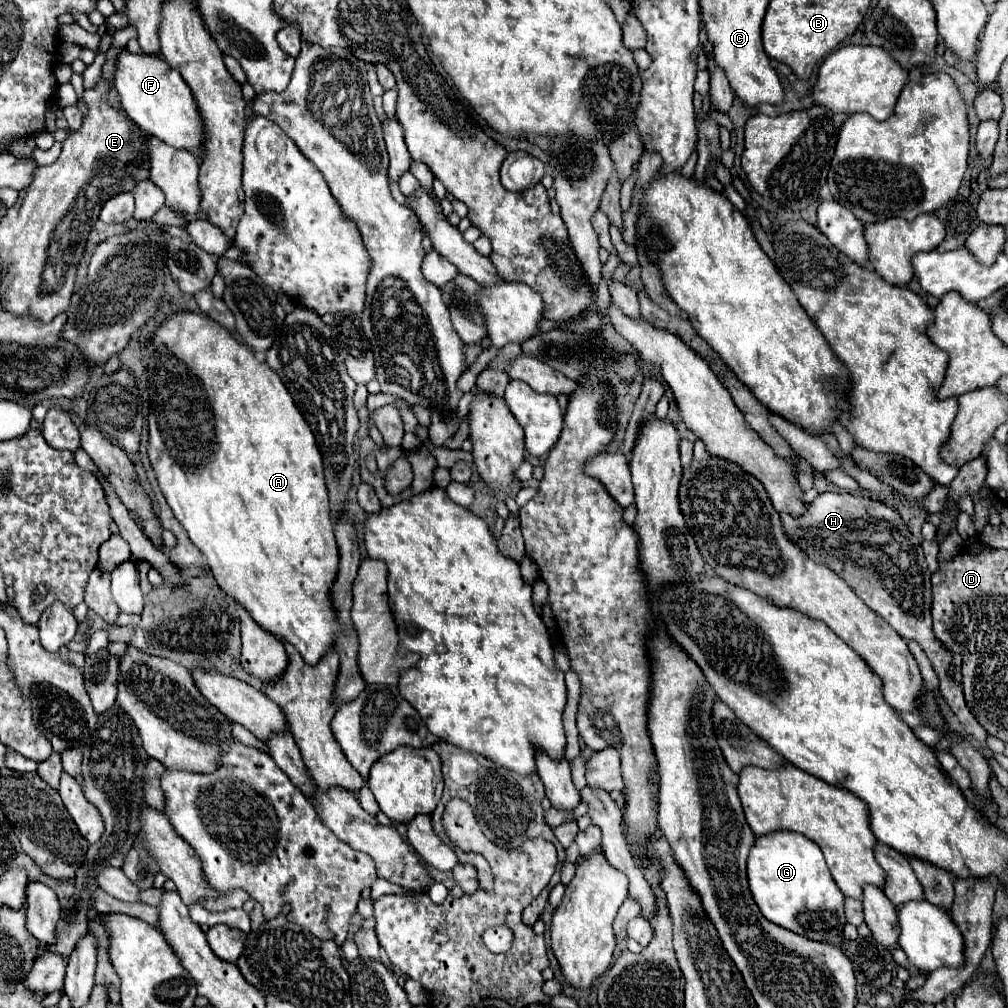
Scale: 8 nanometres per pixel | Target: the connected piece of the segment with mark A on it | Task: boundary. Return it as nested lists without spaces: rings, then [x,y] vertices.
[[[174,312],[170,314],[152,334],[150,342],[146,344],[142,352],[142,360],[148,372],[148,390],[150,390],[150,414],[148,414],[148,458],[152,462],[152,468],[156,472],[160,490],[172,508],[176,520],[184,526],[188,532],[188,538],[194,542],[194,546],[208,558],[210,572],[214,574],[216,582],[224,592],[228,592],[238,604],[242,604],[250,616],[264,626],[264,630],[276,634],[282,640],[288,640],[300,654],[306,658],[306,662],[314,664],[322,658],[322,654],[332,648],[334,634],[340,630],[338,622],[334,620],[332,606],[328,600],[330,586],[334,582],[336,570],[338,570],[338,546],[332,532],[330,522],[330,508],[328,508],[328,494],[324,484],[324,464],[320,450],[314,442],[314,434],[310,426],[306,426],[306,420],[302,414],[298,414],[298,408],[294,406],[294,400],[290,398],[290,392],[286,390],[284,382],[264,366],[260,360],[256,360],[254,352],[240,342],[230,330],[224,326],[218,326],[218,322],[210,320],[202,312]]]

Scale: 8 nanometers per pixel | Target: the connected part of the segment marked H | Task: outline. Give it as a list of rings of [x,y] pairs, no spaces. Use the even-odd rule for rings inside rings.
[[[824,492],[808,504],[808,510],[792,518],[780,514],[786,534],[814,560],[830,566],[878,616],[882,616],[902,638],[914,640],[930,658],[940,680],[940,692],[950,710],[962,722],[966,734],[986,744],[986,730],[978,724],[964,702],[962,684],[950,674],[952,652],[938,642],[932,630],[932,586],[930,570],[916,536],[904,524],[900,512],[886,502],[868,494],[852,496],[840,492]]]

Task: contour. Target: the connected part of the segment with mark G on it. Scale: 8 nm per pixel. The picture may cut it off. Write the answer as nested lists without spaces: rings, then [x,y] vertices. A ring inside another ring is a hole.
[[[790,830],[758,836],[748,854],[748,884],[754,902],[770,922],[820,942],[842,936],[844,894],[832,882],[822,850],[806,836]]]

